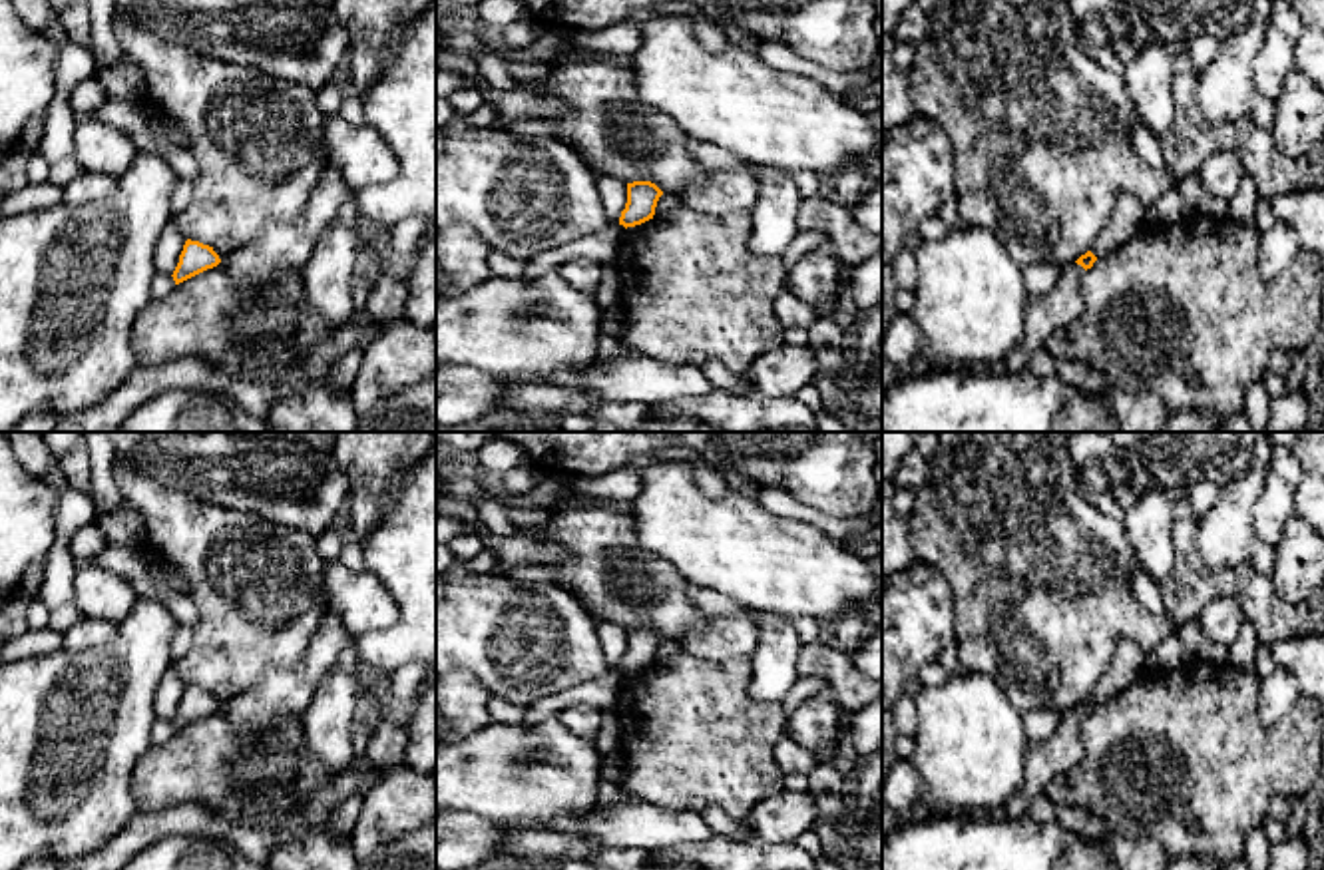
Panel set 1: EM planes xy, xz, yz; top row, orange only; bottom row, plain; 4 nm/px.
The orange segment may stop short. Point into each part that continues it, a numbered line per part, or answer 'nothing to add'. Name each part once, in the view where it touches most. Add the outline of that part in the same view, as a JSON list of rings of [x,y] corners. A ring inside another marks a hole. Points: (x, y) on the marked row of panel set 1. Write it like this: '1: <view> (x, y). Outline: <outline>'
nothing to add

